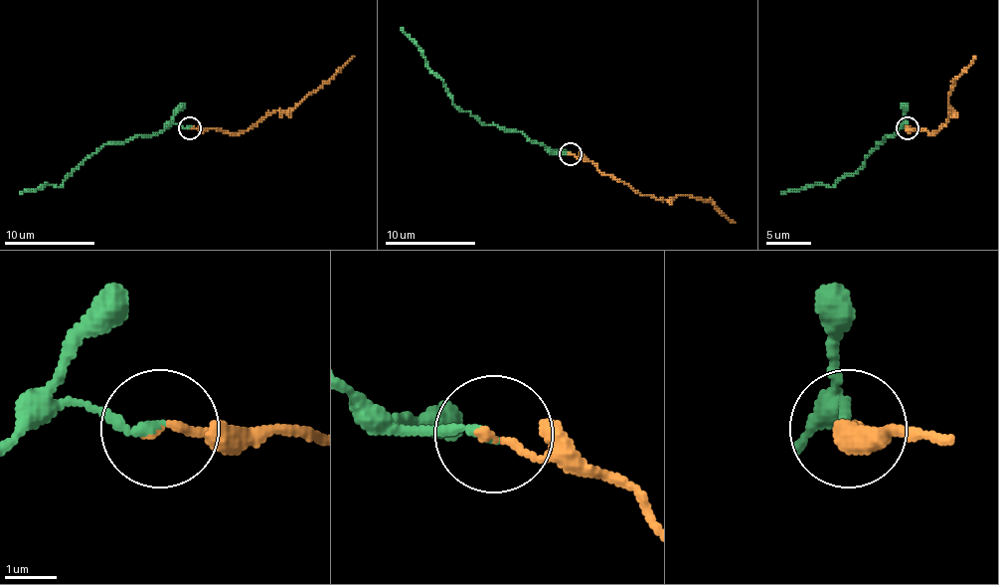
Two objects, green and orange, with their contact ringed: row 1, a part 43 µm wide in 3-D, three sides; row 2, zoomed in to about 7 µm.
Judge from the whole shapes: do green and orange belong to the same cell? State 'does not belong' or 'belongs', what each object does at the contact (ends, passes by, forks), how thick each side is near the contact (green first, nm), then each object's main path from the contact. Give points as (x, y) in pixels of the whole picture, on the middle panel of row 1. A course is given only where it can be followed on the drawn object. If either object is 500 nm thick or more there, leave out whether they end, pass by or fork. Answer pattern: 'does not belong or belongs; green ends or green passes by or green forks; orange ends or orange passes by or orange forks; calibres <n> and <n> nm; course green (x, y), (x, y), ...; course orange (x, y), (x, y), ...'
belongs; green ends; orange ends; calibres 200 and 130 nm; course green (570, 154), (550, 152), (520, 131), (484, 125), (468, 111), (461, 111), (425, 64), (423, 51), (401, 28); course orange (570, 154), (585, 156), (601, 172), (624, 181), (642, 195), (658, 199), (687, 195), (710, 199), (735, 222)

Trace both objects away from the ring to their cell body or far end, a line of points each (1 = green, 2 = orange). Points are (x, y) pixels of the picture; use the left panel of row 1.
1: (189, 128), (169, 123), (151, 135), (103, 144), (59, 187), (45, 185), (20, 194)
2: (189, 128), (244, 132), (277, 110), (293, 110), (354, 56)

